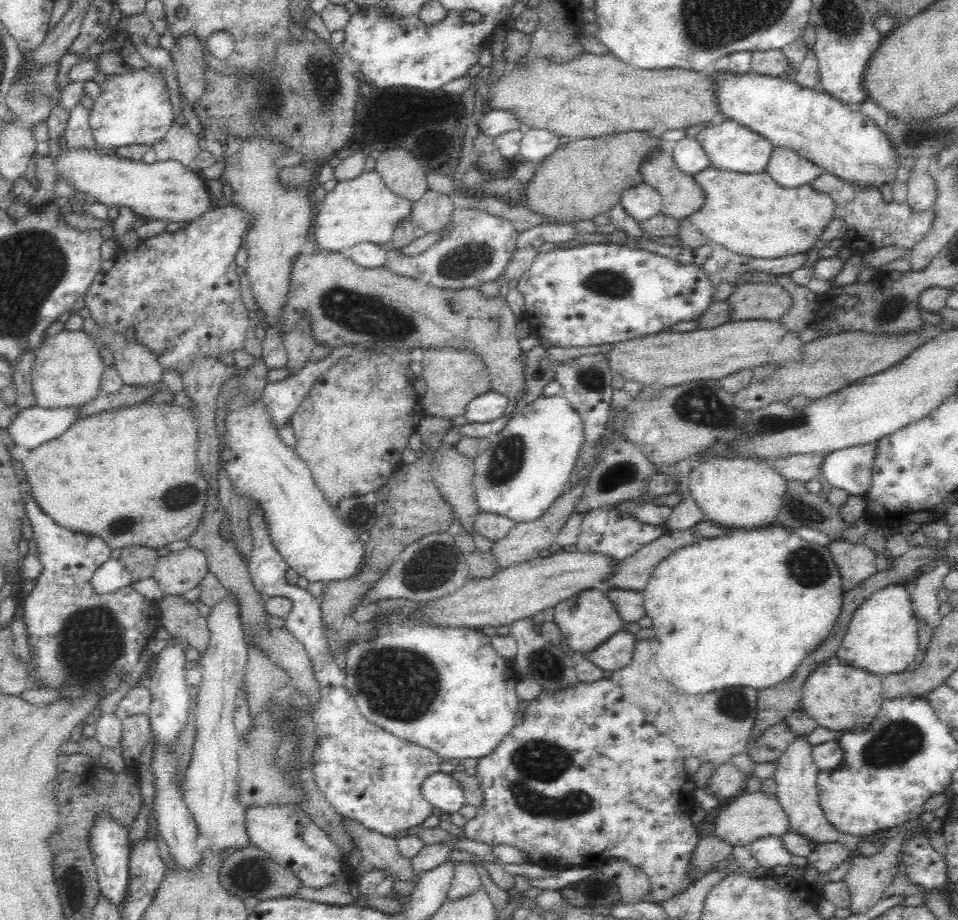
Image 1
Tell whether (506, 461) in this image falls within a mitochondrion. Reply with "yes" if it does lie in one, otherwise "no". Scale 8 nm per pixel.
yes

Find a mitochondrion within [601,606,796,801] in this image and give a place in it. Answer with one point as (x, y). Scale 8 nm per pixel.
(733, 704)

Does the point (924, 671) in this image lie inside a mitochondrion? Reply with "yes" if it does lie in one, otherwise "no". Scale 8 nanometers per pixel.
no

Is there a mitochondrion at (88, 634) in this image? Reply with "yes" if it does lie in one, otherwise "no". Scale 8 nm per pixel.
yes

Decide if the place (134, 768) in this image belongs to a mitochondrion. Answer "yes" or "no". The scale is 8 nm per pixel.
no

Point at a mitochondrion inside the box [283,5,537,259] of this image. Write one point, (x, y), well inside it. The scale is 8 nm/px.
(326, 82)

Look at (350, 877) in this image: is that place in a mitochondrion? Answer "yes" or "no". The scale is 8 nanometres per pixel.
no

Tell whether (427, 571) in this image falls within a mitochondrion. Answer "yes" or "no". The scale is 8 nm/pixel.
yes

